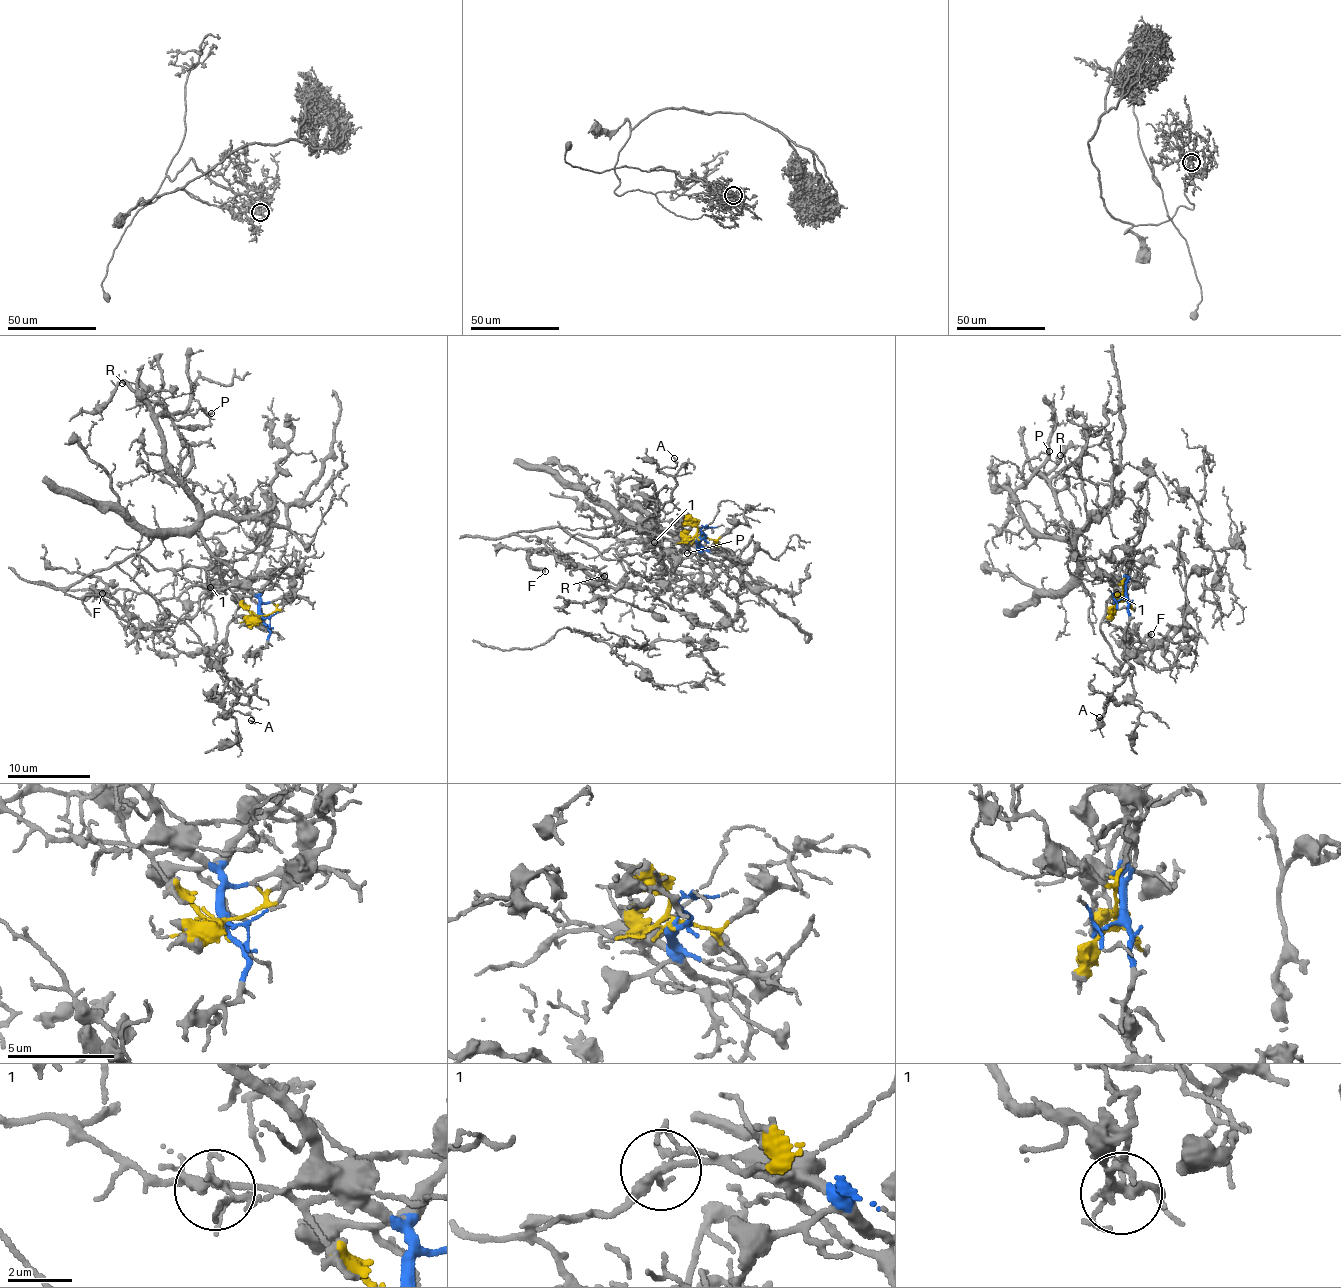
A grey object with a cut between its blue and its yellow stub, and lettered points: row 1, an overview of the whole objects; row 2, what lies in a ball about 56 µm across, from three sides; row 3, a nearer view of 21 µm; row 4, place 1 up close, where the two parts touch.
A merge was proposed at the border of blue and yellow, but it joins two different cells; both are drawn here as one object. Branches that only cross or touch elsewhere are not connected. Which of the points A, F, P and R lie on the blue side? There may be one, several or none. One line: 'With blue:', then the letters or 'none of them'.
With blue: P, R

